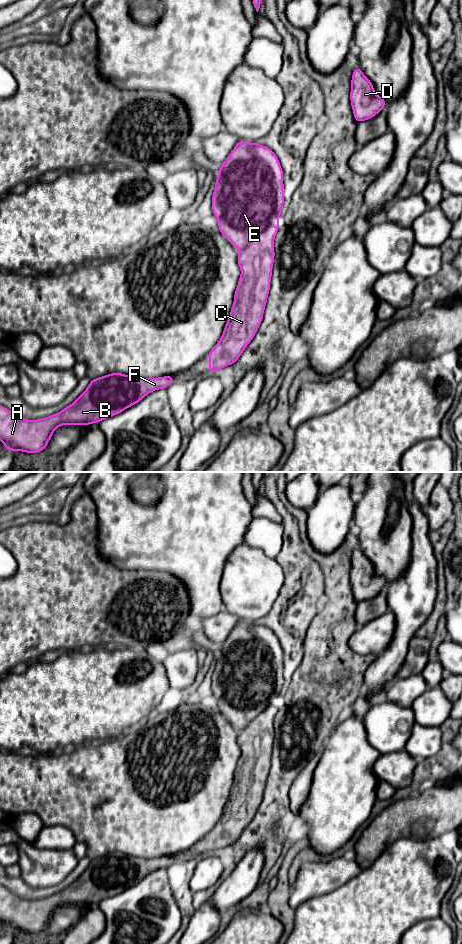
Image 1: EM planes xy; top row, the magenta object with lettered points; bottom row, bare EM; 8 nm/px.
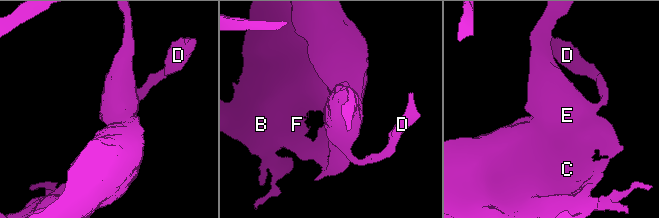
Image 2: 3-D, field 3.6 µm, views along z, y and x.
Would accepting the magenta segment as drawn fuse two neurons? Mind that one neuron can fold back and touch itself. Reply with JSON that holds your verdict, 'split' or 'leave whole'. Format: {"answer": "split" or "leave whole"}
{"answer": "leave whole"}

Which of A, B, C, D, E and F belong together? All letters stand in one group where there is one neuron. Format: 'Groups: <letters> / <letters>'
Groups: A B C D E F

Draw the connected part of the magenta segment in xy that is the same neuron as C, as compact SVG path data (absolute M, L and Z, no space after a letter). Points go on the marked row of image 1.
M240 140L218 172L211 202L212 212L220 233L240 250L237 262L241 275L223 334L208 354L210 374L237 362L263 320L275 258L274 238L284 205L283 179L282 167L272 149L257 142Z

